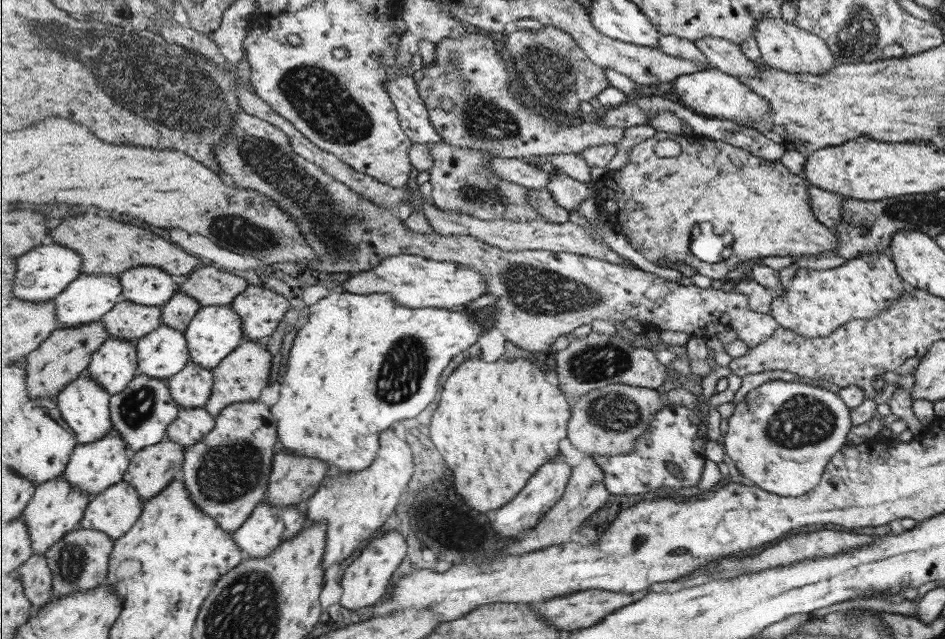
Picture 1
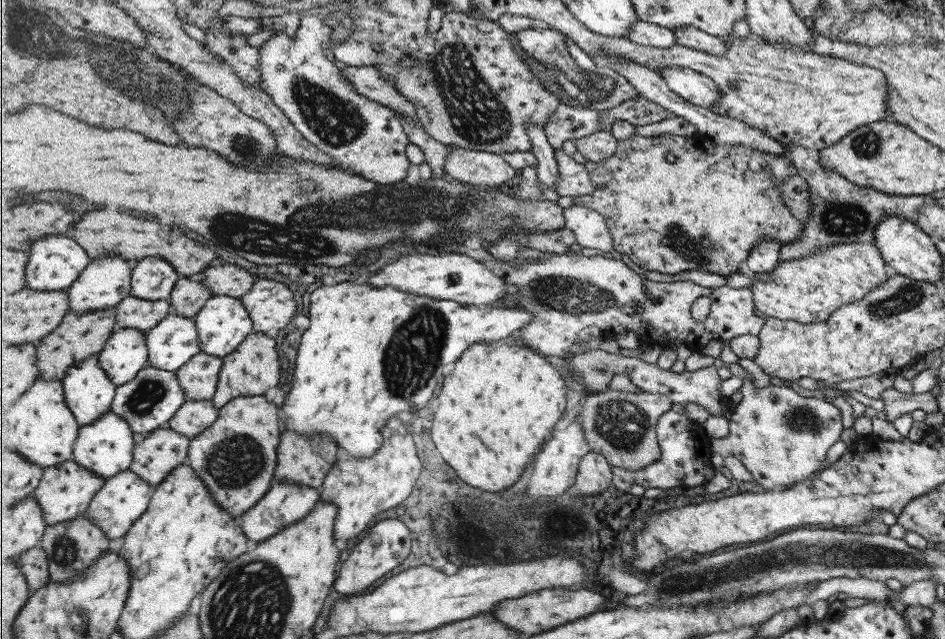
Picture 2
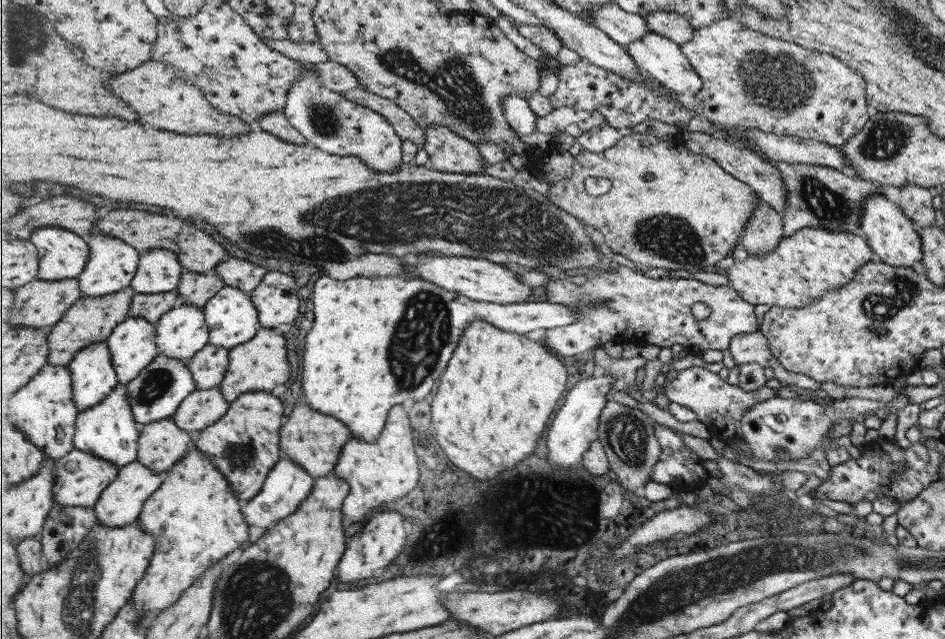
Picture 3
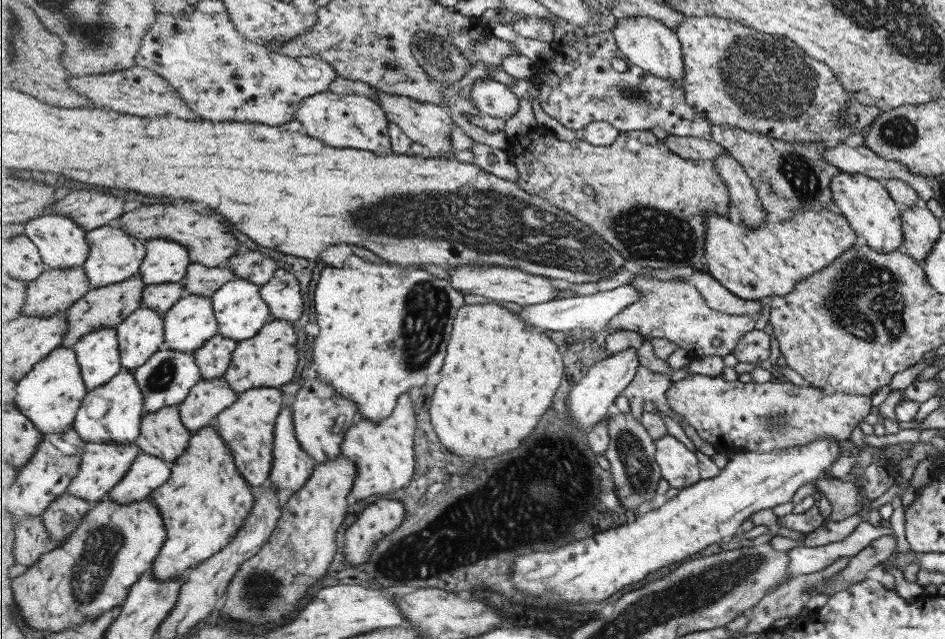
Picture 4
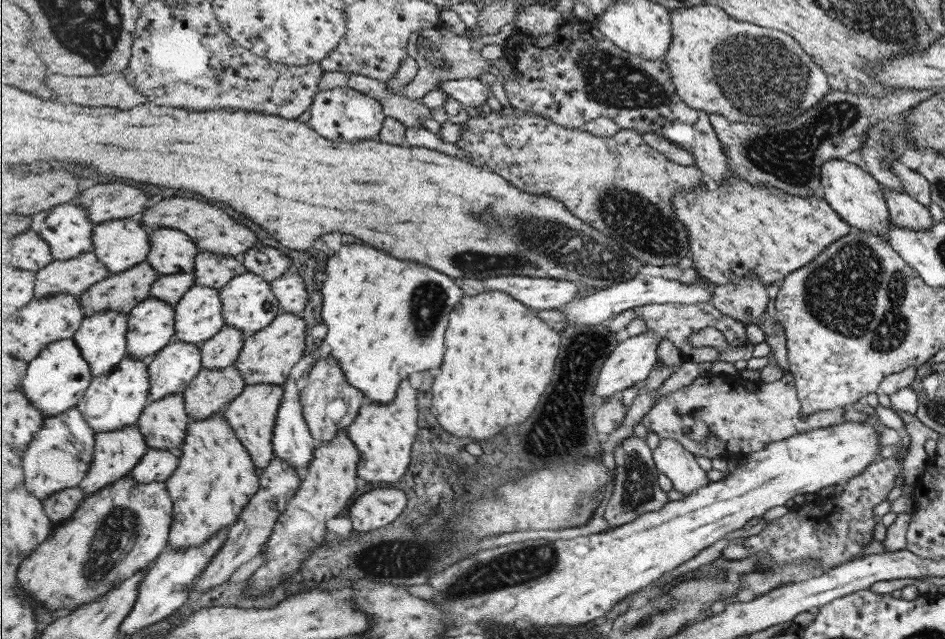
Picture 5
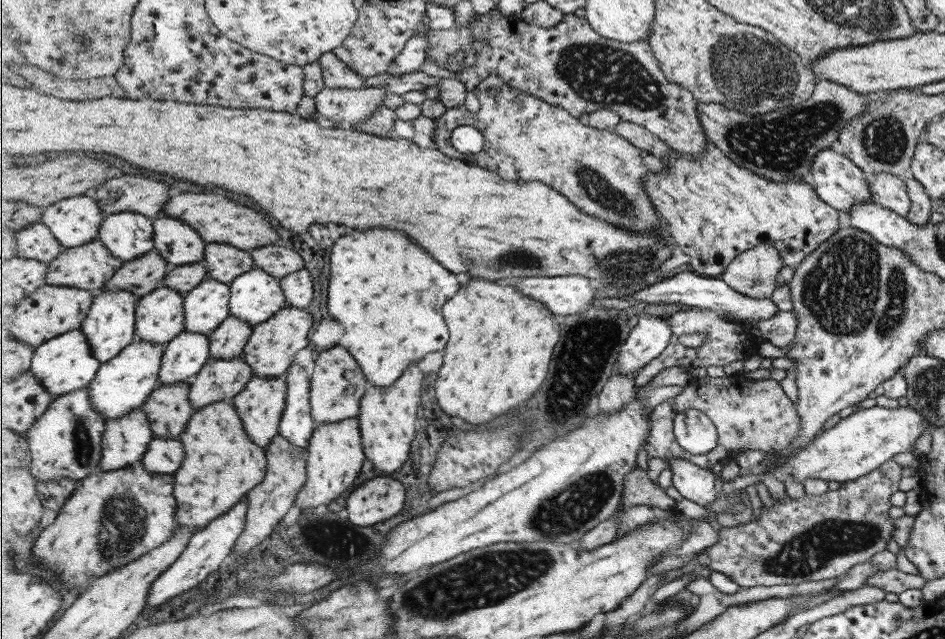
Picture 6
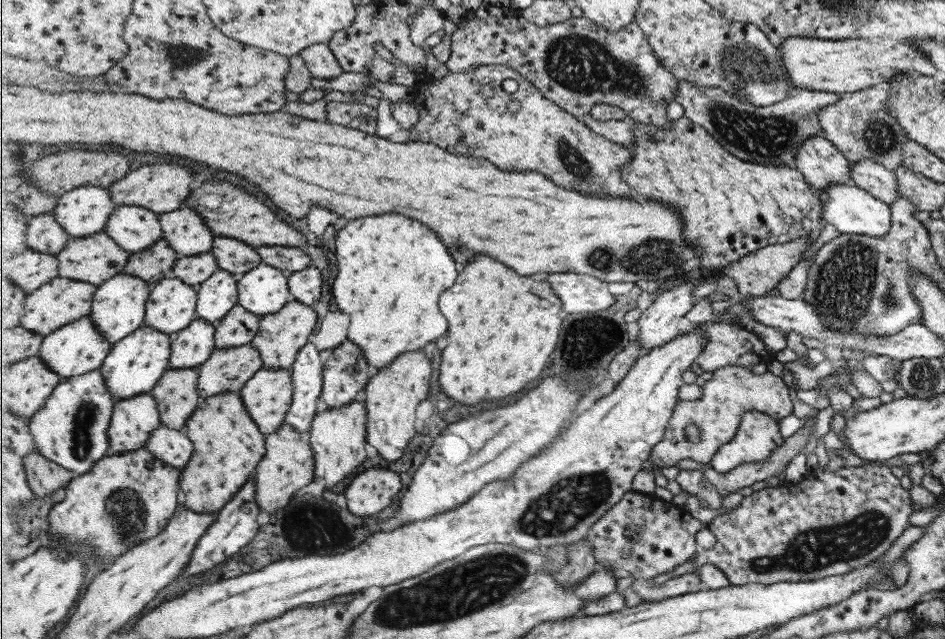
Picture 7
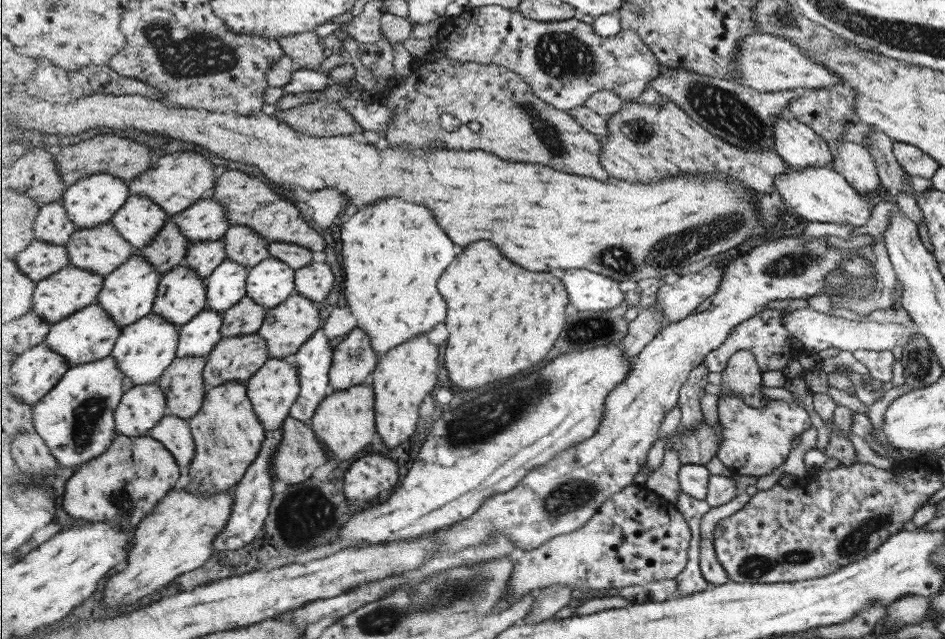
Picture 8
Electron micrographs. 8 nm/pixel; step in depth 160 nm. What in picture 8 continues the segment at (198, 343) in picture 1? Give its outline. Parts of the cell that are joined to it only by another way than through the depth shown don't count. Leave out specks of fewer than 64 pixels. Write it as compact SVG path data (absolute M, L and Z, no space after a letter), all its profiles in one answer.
M271 255L257 266L251 267L247 279L248 295L255 302L275 308L287 301L296 290L296 270Z

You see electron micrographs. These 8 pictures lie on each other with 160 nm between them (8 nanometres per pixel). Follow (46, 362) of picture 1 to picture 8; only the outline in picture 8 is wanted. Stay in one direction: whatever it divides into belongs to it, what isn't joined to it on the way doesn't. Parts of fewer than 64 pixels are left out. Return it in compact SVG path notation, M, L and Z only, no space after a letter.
M169 219L162 232L139 253L152 262L159 272L165 274L175 269L177 264L181 264L181 260L188 255L190 245L190 240L183 234L179 225L173 219Z

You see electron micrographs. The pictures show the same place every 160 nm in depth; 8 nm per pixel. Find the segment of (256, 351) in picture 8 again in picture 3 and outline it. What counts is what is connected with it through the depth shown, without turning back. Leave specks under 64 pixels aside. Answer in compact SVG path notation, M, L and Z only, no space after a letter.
M217 387L213 390L197 390L191 394L173 418L175 423L187 432L202 431L221 421L229 410L230 403Z

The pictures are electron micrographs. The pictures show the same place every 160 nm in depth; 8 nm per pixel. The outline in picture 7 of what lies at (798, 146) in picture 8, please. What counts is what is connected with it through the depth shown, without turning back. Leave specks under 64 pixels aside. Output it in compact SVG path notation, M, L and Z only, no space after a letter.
M824 137L806 138L798 146L793 158L802 178L815 191L827 190L827 186L851 184L850 163Z

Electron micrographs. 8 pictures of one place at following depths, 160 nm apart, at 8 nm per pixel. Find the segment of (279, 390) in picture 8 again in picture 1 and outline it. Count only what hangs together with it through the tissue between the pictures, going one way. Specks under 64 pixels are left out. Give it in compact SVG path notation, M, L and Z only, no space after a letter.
M237 402L227 406L217 416L216 427L199 441L198 445L186 449L186 458L181 470L181 478L190 490L191 498L199 508L219 522L223 530L235 534L246 525L248 518L266 498L270 485L270 476L274 469L274 458L280 449L277 419L271 407L263 402Z

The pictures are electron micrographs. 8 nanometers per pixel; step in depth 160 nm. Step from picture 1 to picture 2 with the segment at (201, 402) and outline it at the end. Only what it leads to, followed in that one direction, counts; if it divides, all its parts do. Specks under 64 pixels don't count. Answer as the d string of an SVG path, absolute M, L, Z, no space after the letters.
M201 351L179 368L179 382L187 396L187 401L211 400L217 393L219 376L224 365L224 357L216 357Z

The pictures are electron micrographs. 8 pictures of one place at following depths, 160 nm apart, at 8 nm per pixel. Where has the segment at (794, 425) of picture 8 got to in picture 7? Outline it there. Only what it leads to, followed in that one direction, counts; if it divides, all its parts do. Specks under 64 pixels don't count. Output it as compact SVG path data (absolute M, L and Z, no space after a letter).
M751 411L742 420L734 441L718 450L710 466L722 473L731 472L747 462L761 462L783 445L779 422L770 415Z

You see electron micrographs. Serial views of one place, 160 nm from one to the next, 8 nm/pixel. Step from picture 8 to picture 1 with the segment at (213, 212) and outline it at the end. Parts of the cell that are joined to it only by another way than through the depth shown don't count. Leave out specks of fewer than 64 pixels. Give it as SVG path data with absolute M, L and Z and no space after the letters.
M138 266L126 270L119 277L124 299L145 306L163 307L180 287L173 276L159 266Z

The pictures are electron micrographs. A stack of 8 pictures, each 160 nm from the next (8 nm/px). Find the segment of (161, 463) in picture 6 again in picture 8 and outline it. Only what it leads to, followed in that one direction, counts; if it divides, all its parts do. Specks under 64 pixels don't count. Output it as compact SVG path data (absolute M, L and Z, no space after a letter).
M168 414L159 422L159 425L150 430L150 435L162 442L174 455L179 466L187 466L193 461L196 448L188 420Z

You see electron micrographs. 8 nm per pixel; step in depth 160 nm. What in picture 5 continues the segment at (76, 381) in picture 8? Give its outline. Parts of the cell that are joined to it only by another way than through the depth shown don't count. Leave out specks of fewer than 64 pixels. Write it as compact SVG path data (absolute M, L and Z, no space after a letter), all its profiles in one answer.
M77 407L61 416L46 418L43 428L35 433L34 440L24 452L26 479L23 486L41 500L60 490L79 487L94 461L96 433Z

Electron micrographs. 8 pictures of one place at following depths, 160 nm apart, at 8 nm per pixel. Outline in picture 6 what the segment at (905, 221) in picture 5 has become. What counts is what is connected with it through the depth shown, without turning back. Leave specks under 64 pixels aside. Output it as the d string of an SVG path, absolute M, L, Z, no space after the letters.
M886 172L873 173L868 177L870 200L896 212L904 218L910 209L906 186L898 177Z

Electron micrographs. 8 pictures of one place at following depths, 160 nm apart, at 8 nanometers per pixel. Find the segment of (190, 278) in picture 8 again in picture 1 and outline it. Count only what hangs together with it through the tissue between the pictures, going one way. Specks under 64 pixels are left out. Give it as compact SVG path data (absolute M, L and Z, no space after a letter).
M110 336L95 352L87 370L111 396L123 393L139 374L136 342Z

